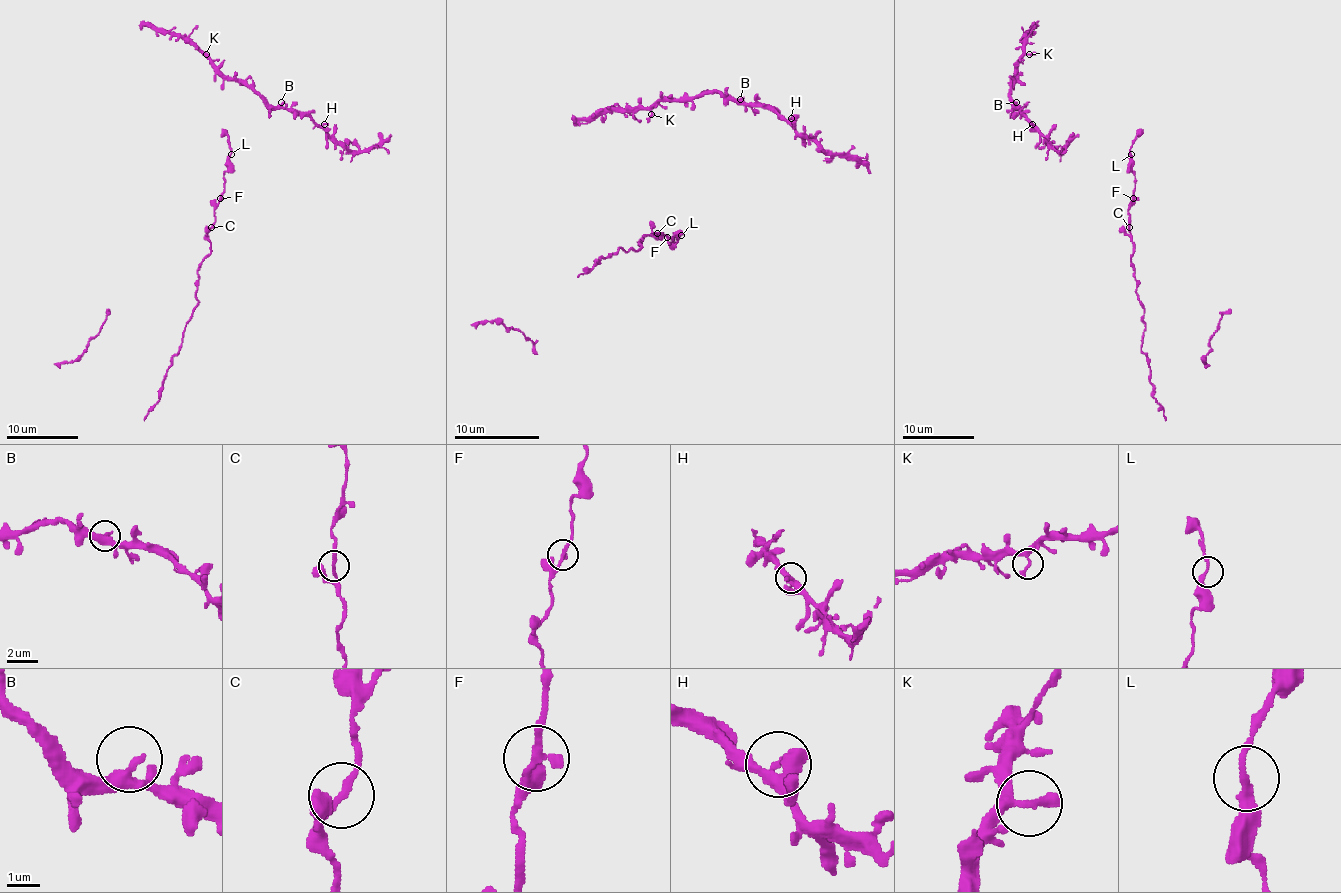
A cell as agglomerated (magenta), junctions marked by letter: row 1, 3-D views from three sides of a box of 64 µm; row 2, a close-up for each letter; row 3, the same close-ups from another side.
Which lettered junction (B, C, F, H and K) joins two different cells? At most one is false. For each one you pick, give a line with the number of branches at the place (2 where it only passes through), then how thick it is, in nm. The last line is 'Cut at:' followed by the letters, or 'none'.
Cut at: none

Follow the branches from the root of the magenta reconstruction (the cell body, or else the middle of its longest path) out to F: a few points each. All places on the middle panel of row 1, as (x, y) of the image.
F: (653, 235), (662, 233), (668, 237)

